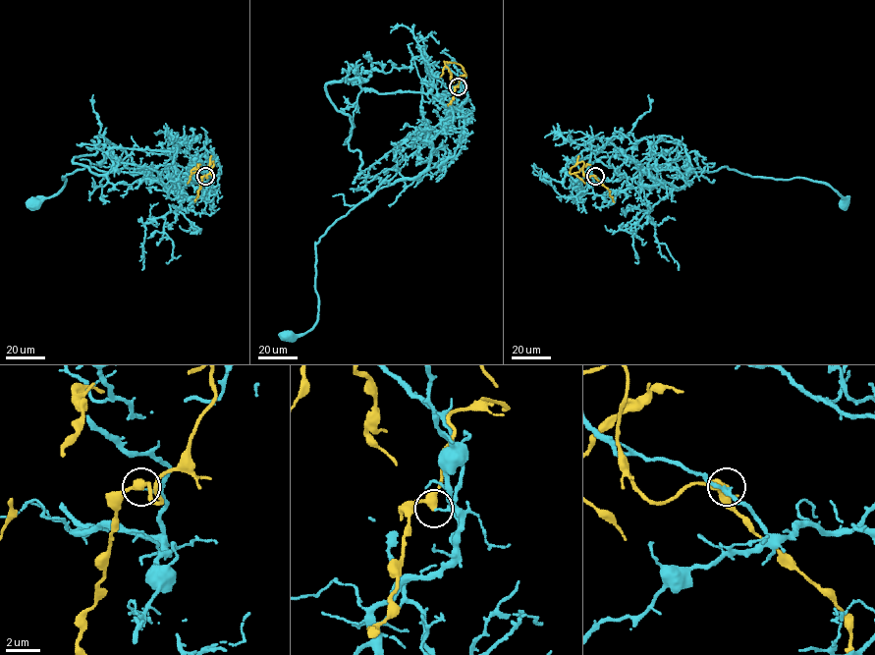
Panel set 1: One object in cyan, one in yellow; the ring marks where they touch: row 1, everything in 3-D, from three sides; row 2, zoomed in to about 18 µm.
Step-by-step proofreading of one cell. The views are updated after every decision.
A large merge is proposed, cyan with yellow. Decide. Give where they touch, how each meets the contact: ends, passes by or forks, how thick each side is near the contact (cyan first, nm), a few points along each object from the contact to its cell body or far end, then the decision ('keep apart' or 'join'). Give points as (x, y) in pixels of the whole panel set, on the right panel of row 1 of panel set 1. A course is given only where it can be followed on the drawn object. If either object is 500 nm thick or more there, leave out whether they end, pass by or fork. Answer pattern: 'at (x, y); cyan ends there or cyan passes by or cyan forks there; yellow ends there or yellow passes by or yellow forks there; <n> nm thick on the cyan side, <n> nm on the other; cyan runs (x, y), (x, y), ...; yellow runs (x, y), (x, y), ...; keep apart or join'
at (595, 176); cyan passes by; yellow passes by; 130 nm thick on the cyan side, 380 nm on the other; cyan runs (595, 176), (601, 182), (645, 174), (681, 189), (694, 168), (727, 167), (752, 177), (827, 183), (845, 205); yellow runs (595, 176), (584, 175), (581, 161), (570, 173), (590, 165); keep apart

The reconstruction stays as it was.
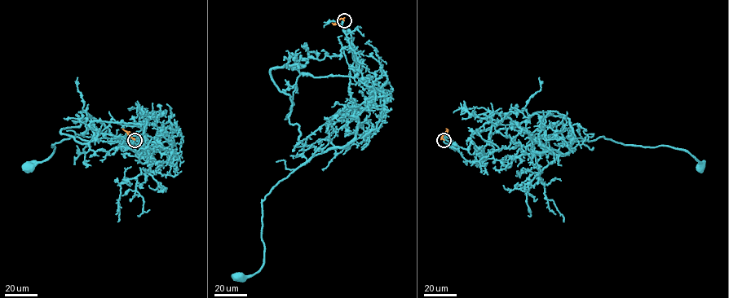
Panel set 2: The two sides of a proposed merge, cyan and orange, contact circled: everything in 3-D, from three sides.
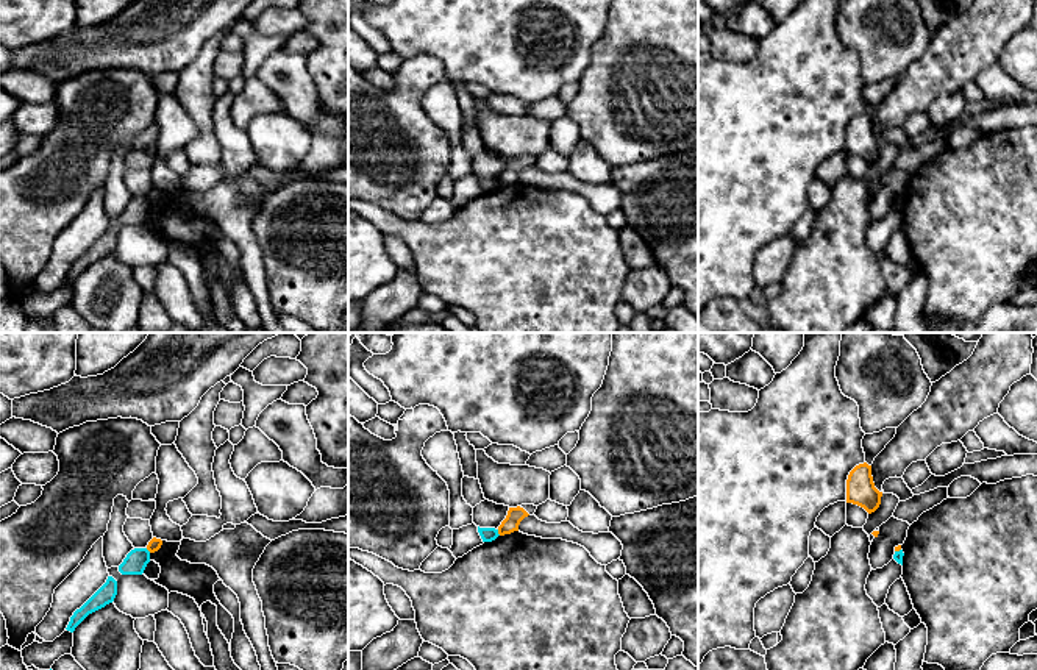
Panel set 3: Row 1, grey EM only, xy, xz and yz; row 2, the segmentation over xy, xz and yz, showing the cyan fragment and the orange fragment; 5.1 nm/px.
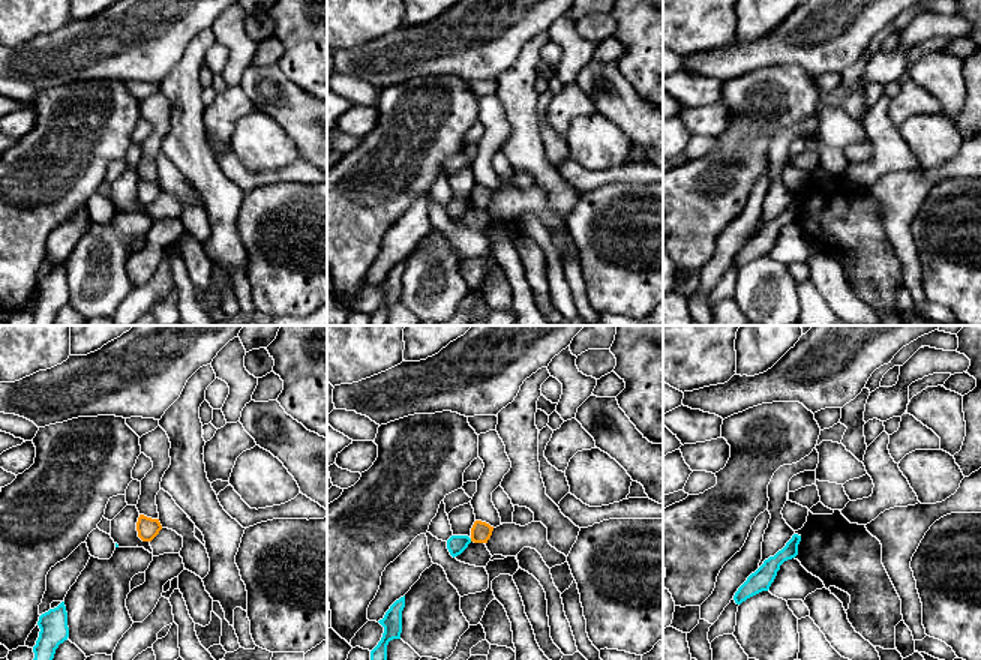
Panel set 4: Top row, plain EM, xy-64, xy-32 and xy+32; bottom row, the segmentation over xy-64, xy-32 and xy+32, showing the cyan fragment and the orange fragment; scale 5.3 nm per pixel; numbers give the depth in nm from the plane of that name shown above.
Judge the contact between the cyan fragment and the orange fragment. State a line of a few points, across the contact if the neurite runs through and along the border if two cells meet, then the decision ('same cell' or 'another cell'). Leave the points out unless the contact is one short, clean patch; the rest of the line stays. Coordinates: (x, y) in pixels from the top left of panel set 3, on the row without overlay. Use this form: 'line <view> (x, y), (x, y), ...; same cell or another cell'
line xz (497, 180), (500, 185); another cell

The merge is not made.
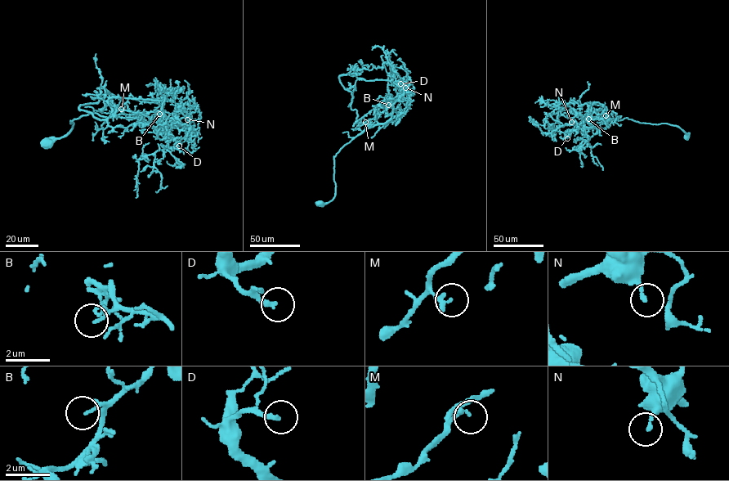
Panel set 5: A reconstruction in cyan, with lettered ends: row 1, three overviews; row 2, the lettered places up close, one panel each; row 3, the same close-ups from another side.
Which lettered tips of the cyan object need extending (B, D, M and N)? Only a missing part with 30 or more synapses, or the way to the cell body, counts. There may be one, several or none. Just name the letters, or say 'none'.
D

